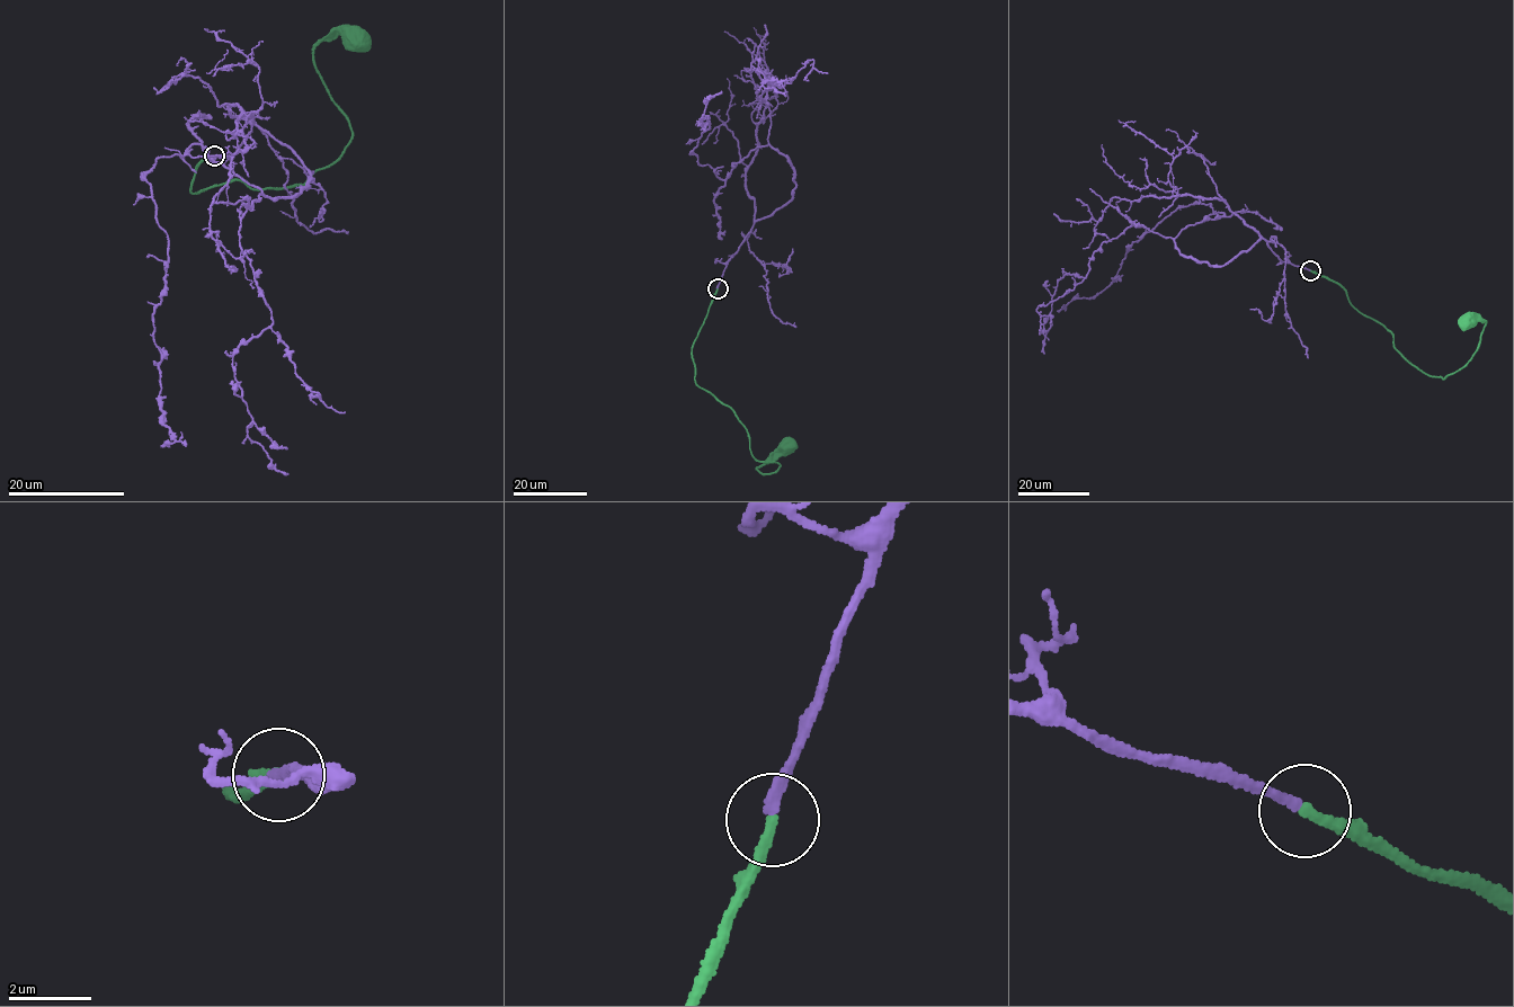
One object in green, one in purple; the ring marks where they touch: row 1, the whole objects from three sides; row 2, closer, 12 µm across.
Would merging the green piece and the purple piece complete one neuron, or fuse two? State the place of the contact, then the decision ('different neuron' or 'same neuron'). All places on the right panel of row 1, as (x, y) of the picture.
at (1310, 270); same neuron

